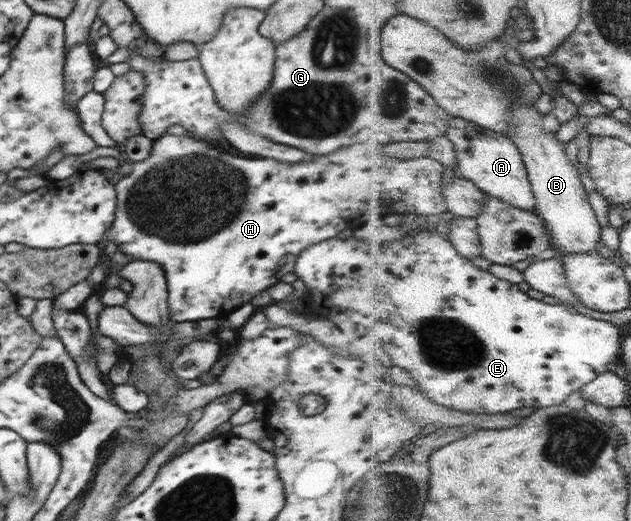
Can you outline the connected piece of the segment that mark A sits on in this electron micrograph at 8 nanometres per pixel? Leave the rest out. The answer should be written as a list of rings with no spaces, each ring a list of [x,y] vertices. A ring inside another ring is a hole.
[[[455,116],[450,123],[448,136],[457,147],[458,163],[464,178],[477,183],[490,196],[504,199],[528,211],[537,210],[537,197],[527,163],[523,151],[513,138],[479,123]]]

